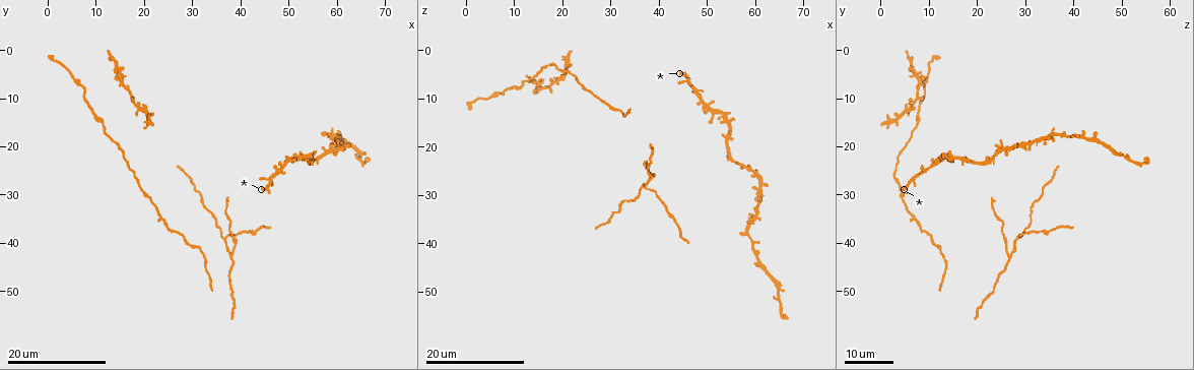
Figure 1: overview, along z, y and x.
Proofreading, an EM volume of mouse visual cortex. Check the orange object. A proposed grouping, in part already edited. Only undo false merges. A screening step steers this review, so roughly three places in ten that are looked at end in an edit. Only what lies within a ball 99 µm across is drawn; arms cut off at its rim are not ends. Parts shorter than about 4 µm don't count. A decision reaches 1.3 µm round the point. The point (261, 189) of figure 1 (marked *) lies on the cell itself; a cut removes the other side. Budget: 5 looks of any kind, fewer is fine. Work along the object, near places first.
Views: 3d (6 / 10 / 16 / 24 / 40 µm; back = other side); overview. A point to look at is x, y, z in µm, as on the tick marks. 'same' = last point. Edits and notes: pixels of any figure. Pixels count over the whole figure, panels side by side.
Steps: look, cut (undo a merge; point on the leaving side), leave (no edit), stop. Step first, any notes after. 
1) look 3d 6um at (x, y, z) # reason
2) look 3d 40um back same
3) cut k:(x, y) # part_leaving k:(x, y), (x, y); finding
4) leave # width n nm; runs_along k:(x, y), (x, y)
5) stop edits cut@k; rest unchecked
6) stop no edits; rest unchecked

look 3d 24um at (15.5, 6.0, 8.0) # looks like a crossing

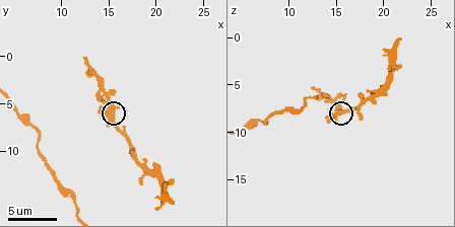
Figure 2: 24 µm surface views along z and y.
look 3d 6um same

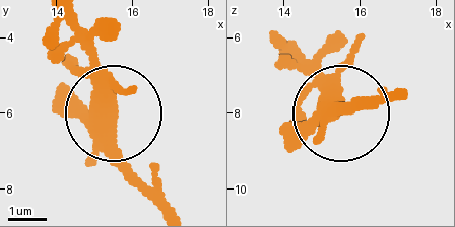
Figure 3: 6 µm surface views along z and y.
leave # one cell here

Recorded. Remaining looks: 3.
look 3d 16um at (8.0, 8.0, 9.0)

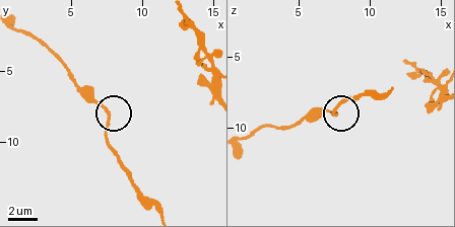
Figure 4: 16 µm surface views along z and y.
look 3d 6um same # zoom in

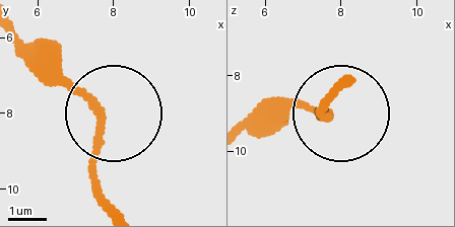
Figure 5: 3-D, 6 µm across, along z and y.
leave # runs_along 5:(344, 90), (319, 117), (329, 117), (264, 106); continuous, no second cell

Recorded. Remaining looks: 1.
stop no edits; rest unchecked

